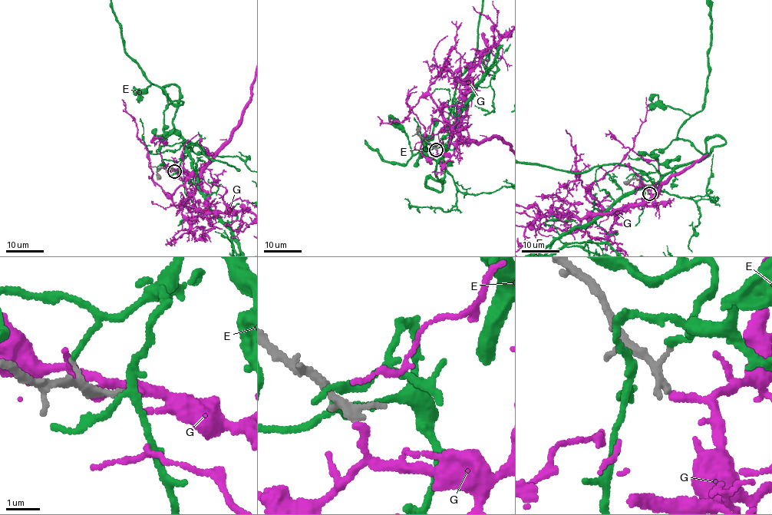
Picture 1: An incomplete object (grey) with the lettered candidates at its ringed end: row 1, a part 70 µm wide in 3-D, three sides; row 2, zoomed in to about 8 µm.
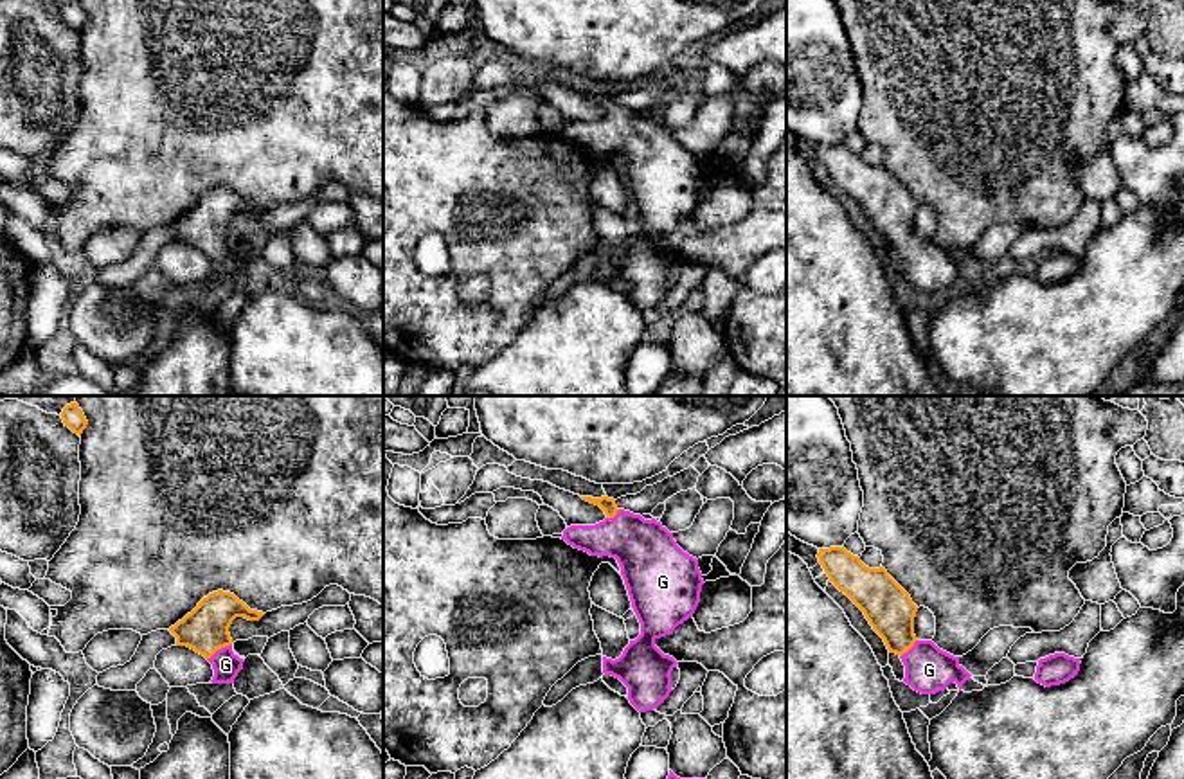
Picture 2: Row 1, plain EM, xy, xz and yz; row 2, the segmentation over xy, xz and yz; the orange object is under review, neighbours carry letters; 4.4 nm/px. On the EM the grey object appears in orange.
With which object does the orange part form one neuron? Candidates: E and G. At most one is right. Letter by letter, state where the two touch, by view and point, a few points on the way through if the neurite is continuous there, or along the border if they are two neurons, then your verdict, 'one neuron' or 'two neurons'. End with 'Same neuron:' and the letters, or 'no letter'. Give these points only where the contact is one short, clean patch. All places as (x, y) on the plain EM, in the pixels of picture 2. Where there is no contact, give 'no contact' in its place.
E: no contact; two neurons
G: contact xy (218, 245); way xy (206, 227), (218, 245), (225, 261); one neuron
Same neuron: G

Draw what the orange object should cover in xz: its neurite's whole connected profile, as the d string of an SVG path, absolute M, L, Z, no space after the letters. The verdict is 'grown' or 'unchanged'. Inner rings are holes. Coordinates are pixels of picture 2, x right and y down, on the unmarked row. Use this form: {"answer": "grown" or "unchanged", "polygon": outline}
{"answer": "grown", "polygon": "M608 94L581 95L599 103L606 115L596 122L570 122L561 137L590 153L617 157L641 219L641 232L619 255L603 254L603 270L628 284L628 297L639 309L653 308L673 288L671 268L678 261L655 237L693 214L704 182L698 157L684 149L655 115L619 106Z"}

